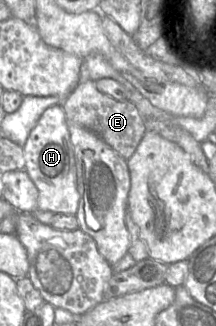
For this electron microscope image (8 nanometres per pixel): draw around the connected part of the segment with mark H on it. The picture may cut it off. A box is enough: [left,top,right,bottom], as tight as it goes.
[23,105,80,215]

